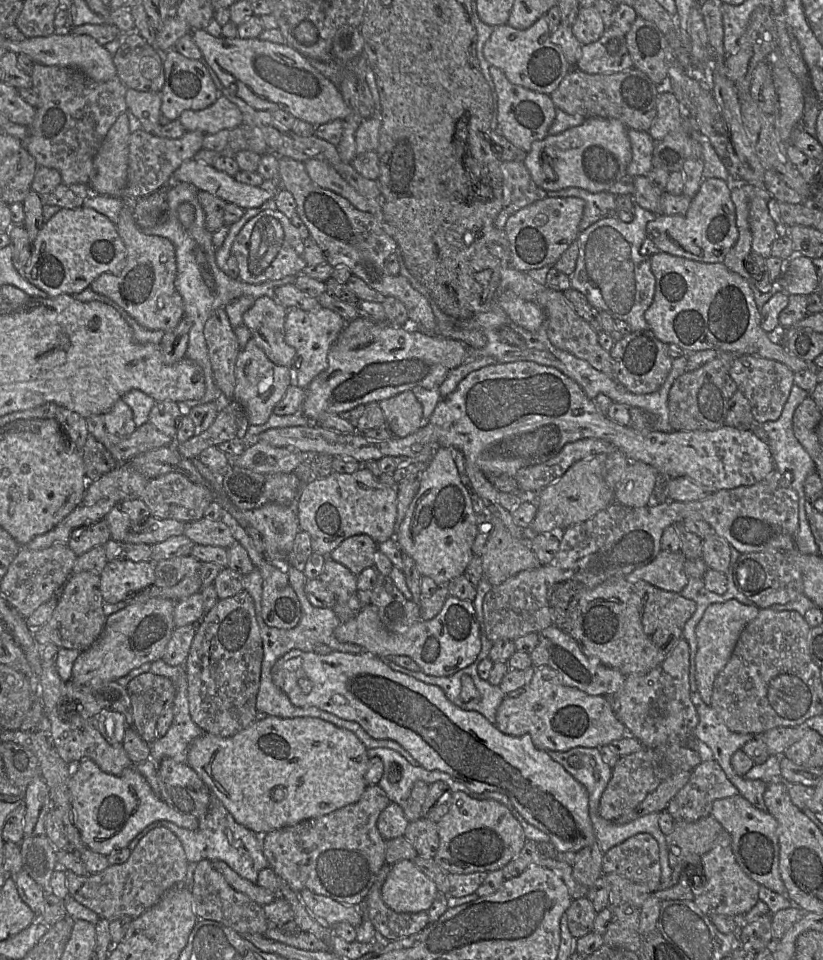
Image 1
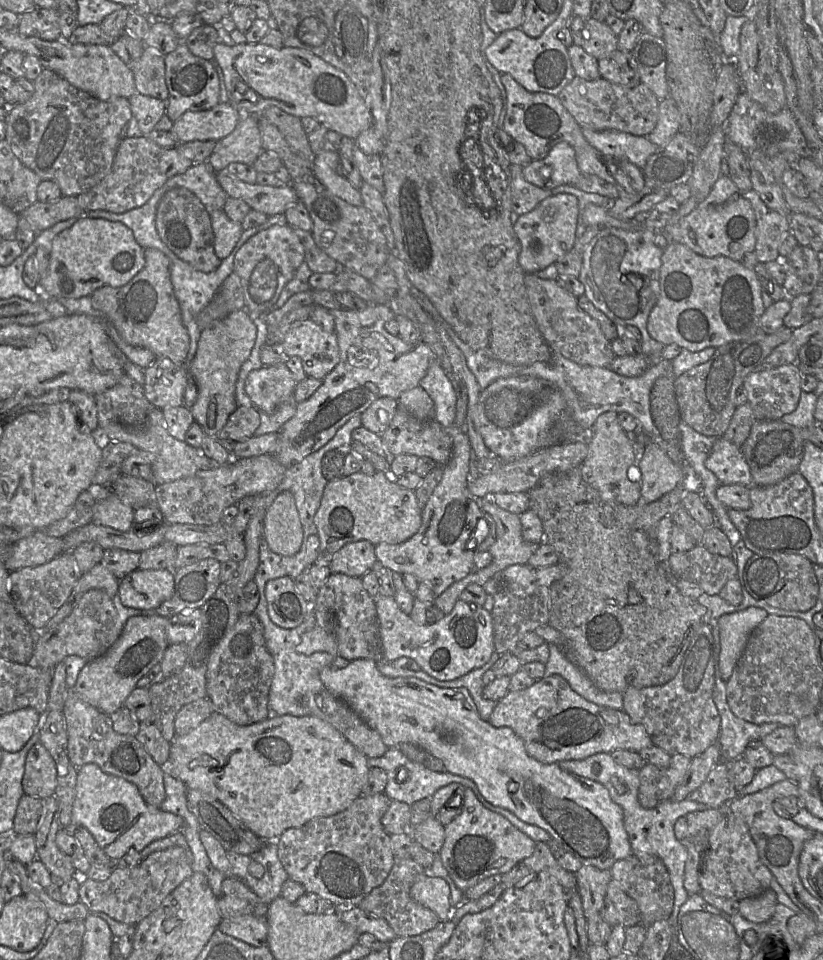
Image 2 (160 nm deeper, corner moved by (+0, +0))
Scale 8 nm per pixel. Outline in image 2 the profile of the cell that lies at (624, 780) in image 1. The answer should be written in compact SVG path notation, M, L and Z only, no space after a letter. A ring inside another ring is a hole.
M671 755L668 767L661 768L645 764L639 771L639 789L637 798L645 809L652 809L671 799L676 788L683 781L692 758L683 755Z

